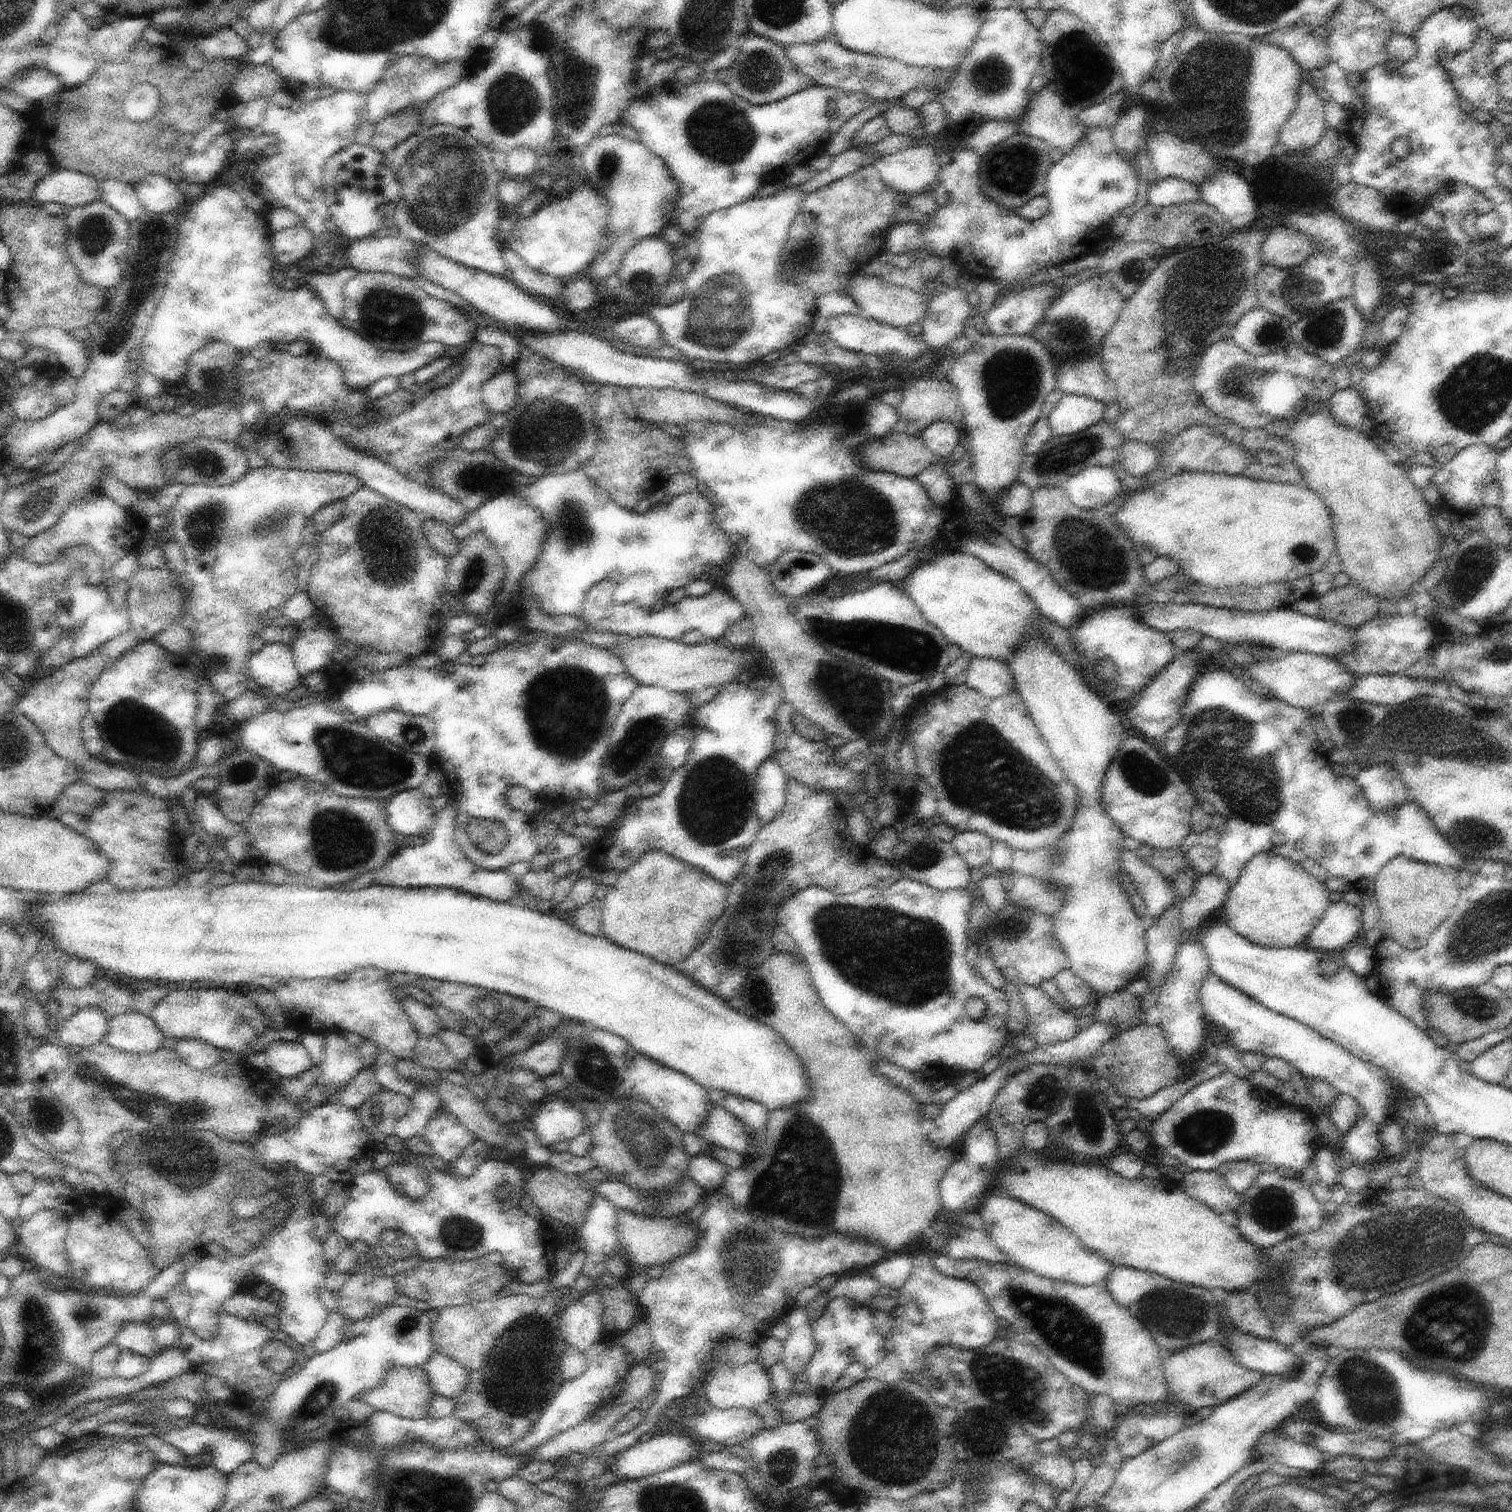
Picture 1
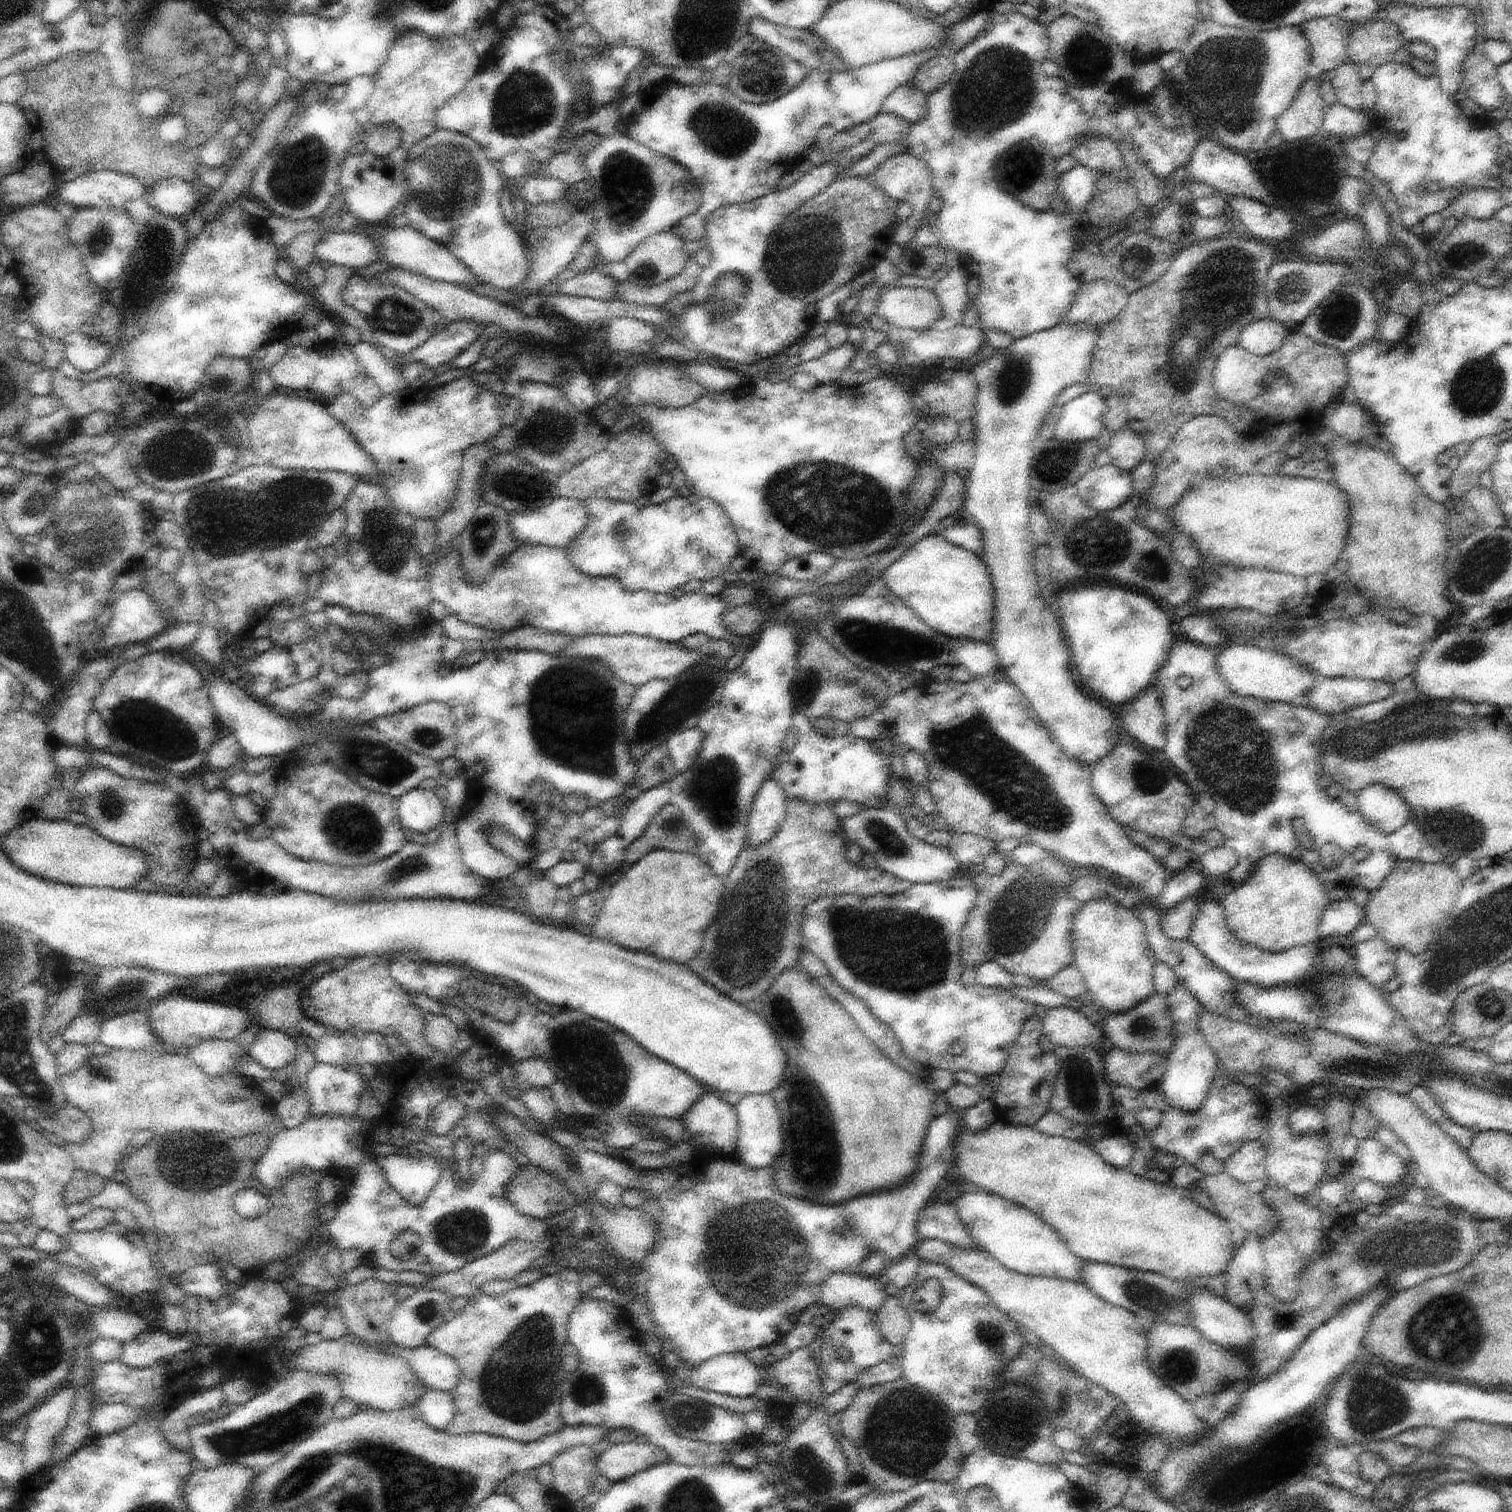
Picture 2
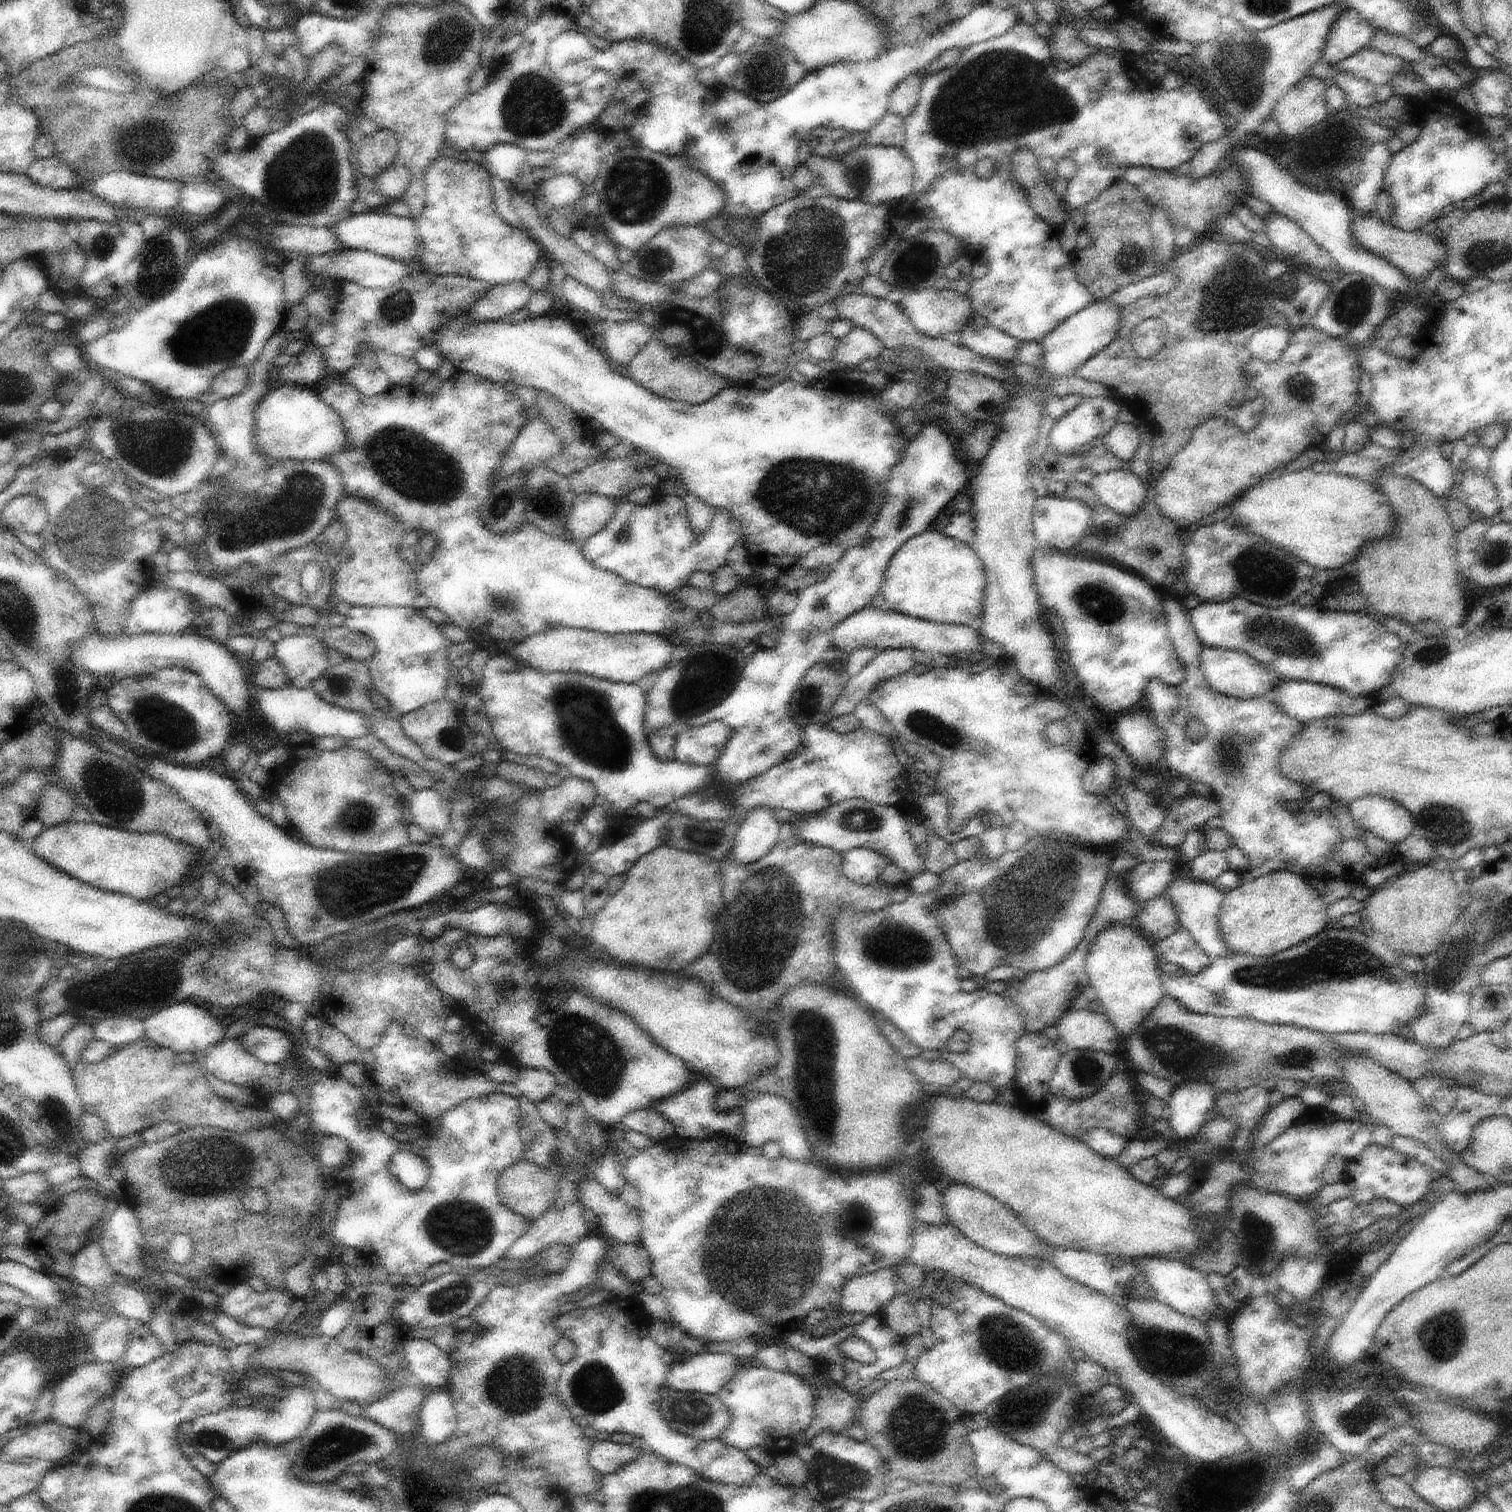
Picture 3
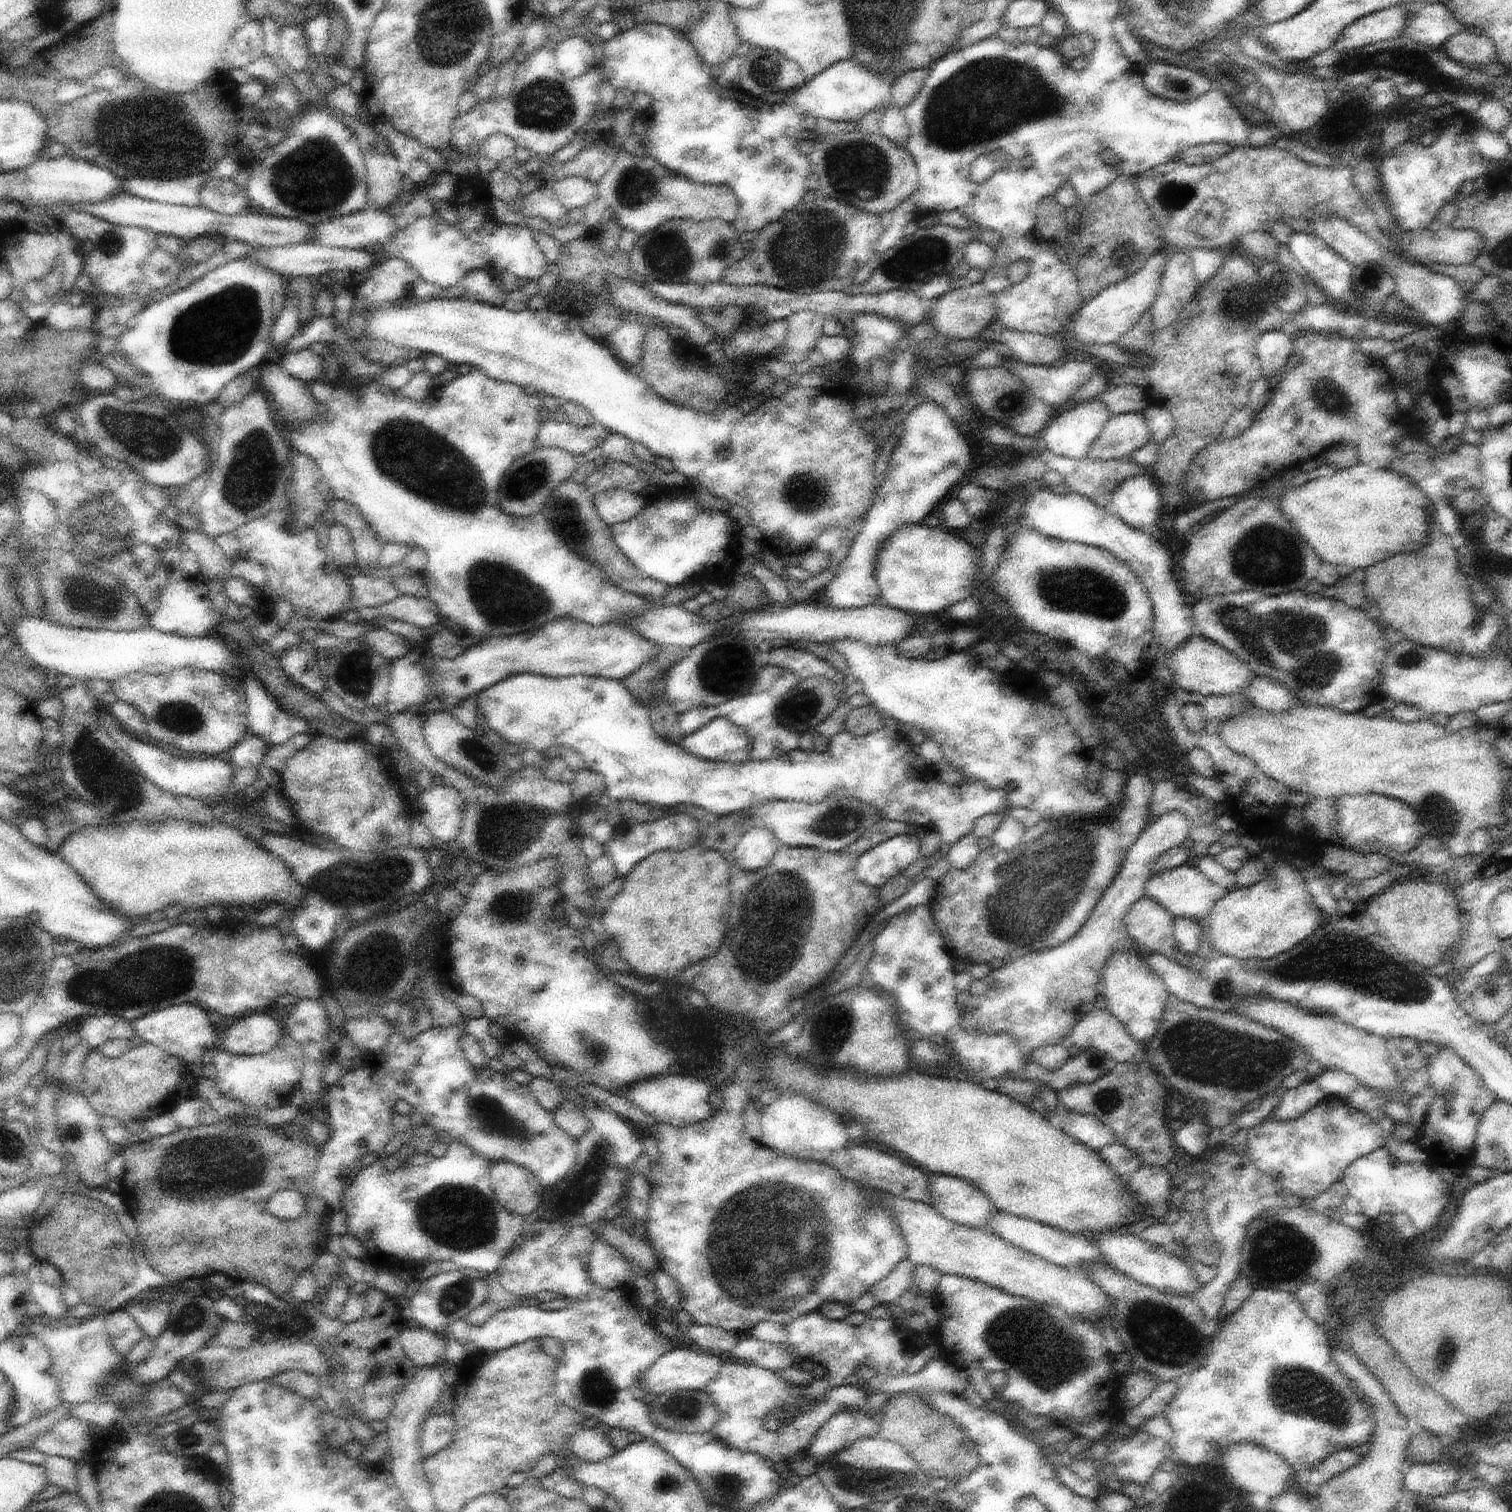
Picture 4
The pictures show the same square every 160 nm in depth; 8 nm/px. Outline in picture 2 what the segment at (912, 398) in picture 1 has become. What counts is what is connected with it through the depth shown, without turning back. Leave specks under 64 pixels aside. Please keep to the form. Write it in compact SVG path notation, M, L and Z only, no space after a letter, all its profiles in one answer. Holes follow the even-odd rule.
M962 368L956 369L949 381L926 382L918 394L930 405L932 417L952 417L960 424L975 417L978 391L974 373Z

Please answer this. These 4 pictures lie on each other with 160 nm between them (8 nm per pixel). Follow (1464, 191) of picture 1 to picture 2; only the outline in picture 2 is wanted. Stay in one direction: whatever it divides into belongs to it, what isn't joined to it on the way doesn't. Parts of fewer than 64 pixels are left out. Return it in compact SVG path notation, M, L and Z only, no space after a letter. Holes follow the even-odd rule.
M1478 187L1459 195L1451 202L1452 216L1461 218L1489 219L1506 205L1506 199L1498 190Z

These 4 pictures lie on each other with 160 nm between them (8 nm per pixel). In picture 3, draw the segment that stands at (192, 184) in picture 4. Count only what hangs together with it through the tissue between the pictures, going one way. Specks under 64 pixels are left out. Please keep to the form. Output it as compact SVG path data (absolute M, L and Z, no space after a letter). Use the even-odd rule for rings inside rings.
M110 172L110 174L100 175L100 178L94 182L82 184L82 188L117 205L165 213L170 210L180 211L183 182L149 177L138 173Z

